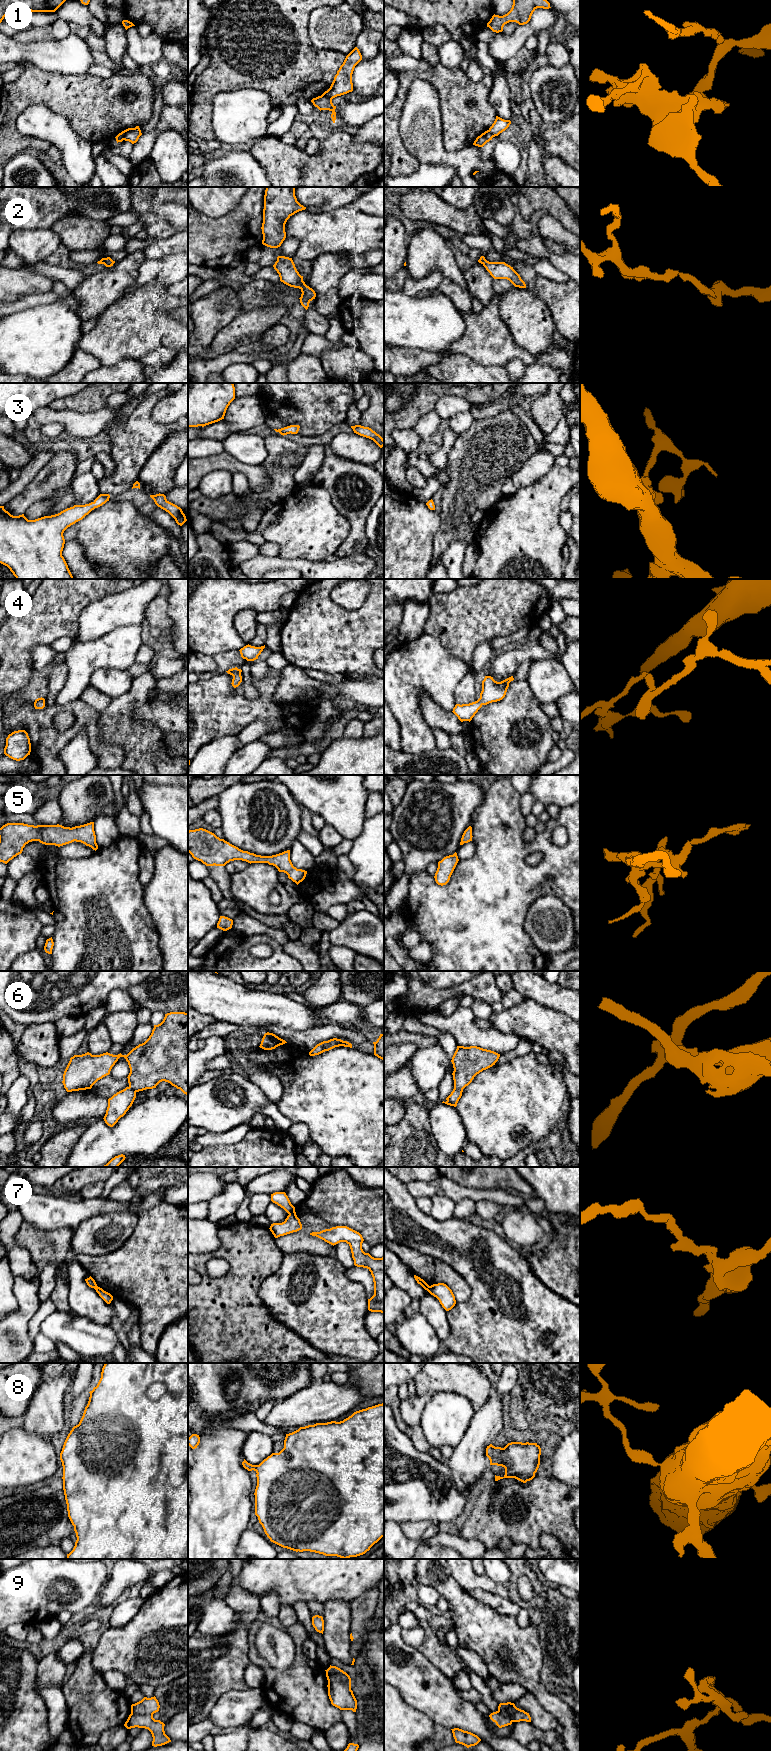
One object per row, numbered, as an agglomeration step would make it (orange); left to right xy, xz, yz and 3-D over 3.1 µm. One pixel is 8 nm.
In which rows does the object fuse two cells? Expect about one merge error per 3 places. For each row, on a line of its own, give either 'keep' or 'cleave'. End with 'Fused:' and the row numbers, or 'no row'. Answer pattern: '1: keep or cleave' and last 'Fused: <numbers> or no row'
1: cleave
2: keep
3: keep
4: keep
5: keep
6: cleave
7: cleave
8: keep
9: cleave
Fused: 1, 6, 7, 9

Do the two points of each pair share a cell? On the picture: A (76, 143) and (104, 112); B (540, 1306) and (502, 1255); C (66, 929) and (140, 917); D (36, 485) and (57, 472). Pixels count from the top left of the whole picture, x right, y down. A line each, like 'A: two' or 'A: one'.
A: two
B: one
C: one
D: one

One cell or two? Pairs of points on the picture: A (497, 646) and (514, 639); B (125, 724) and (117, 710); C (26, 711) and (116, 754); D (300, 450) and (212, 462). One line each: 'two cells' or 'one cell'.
A: one cell
B: one cell
C: one cell
D: two cells

